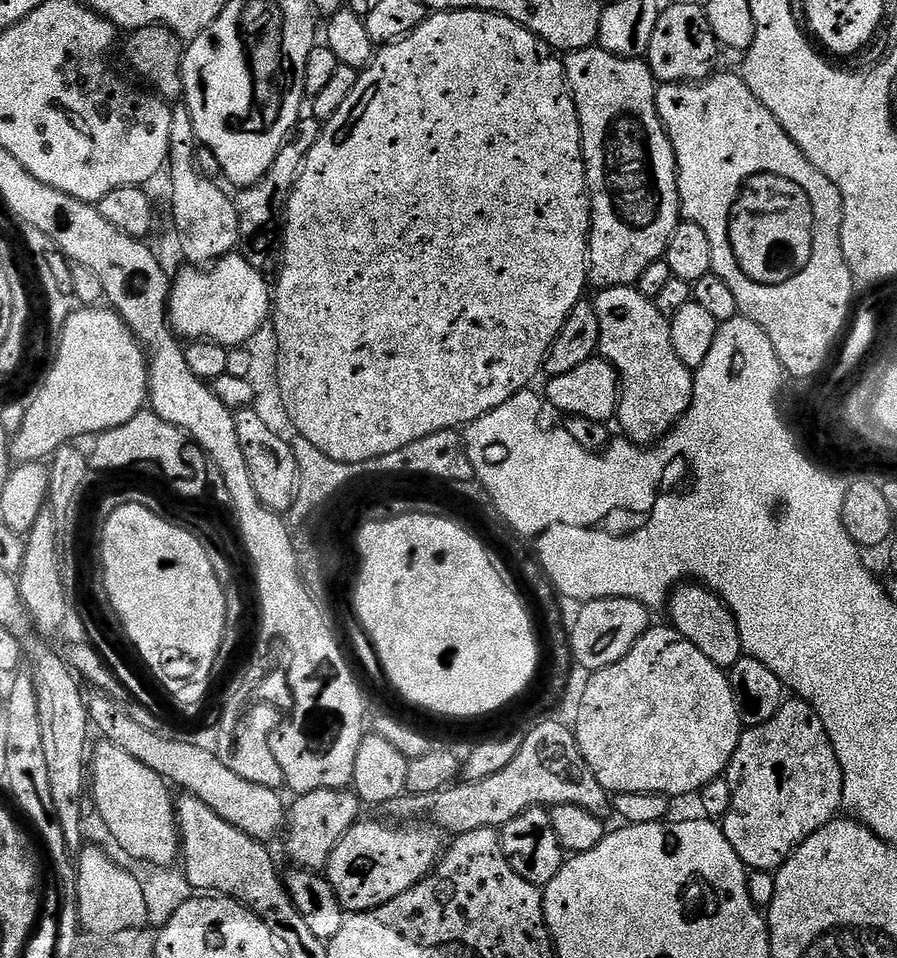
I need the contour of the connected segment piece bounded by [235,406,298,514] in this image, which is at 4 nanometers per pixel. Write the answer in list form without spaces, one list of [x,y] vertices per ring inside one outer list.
[[[244,406],[235,413],[238,439],[242,446],[243,457],[246,458],[250,479],[258,498],[270,511],[287,514],[295,500],[298,484],[298,466],[292,453],[293,445],[282,442],[262,418],[258,418],[255,407]]]

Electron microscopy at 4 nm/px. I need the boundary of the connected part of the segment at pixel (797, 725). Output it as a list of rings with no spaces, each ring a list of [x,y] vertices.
[[[799,698],[785,699],[770,722],[741,731],[738,750],[734,750],[734,758],[728,764],[726,779],[732,801],[722,819],[724,833],[745,868],[758,872],[779,870],[806,838],[837,819],[839,812],[836,811],[841,811],[844,803],[844,775],[838,754],[818,714]]]

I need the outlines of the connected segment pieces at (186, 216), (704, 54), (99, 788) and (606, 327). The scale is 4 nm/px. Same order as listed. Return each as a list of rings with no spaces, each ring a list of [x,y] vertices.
[[[187,107],[172,108],[170,126],[170,150],[167,171],[172,171],[172,224],[180,235],[180,248],[187,263],[192,266],[208,266],[229,255],[239,245],[238,210],[236,201],[227,196],[212,180],[207,180],[196,165],[198,141]]]
[[[672,4],[663,9],[650,38],[646,57],[648,69],[660,84],[694,84],[717,71],[722,49],[710,30],[707,11],[696,4]]]
[[[107,742],[93,747],[90,752],[90,795],[96,801],[99,815],[105,824],[118,838],[118,845],[126,850],[133,861],[145,860],[156,863],[162,868],[175,865],[180,855],[180,829],[176,826],[176,805],[171,796],[169,785],[150,766],[142,766],[138,758],[126,754],[126,750],[118,750],[118,746]]]
[[[629,286],[627,288],[605,288],[597,291],[594,296],[594,303],[596,306],[596,313],[598,314],[598,330],[600,331],[600,347],[598,349],[599,355],[603,359],[609,360],[616,367],[616,372],[620,376],[620,404],[616,408],[615,419],[620,420],[620,428],[625,437],[631,440],[634,444],[641,446],[655,445],[656,441],[663,438],[670,429],[677,424],[680,419],[686,414],[686,410],[692,401],[692,381],[694,379],[693,369],[686,367],[682,362],[682,358],[678,358],[678,354],[674,354],[674,342],[670,338],[670,330],[672,329],[669,317],[663,316],[662,313],[656,309],[657,305],[640,293],[639,287]]]

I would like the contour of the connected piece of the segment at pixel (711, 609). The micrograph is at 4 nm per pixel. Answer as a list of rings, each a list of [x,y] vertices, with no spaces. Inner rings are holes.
[[[684,582],[671,593],[667,608],[672,615],[671,627],[678,629],[690,642],[694,642],[694,646],[698,646],[698,650],[702,650],[702,654],[706,654],[710,662],[725,670],[730,670],[739,662],[744,647],[740,641],[736,619],[715,592],[709,592],[707,587],[696,582]]]

